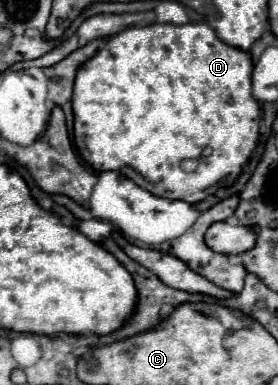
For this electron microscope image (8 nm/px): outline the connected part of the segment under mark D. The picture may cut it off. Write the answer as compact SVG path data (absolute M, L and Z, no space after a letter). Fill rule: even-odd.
M155 23L142 28L126 28L120 34L112 36L106 46L84 66L80 66L76 74L76 84L73 86L72 109L74 114L73 143L80 152L80 156L92 164L98 172L102 170L116 170L136 182L140 188L168 200L184 200L188 204L198 204L206 196L214 194L218 186L232 186L234 180L240 176L242 166L254 152L258 144L258 128L260 128L260 102L252 96L252 58L248 52L232 48L224 44L208 24L170 24ZM182 160L196 160L196 170L186 172L182 170Z

